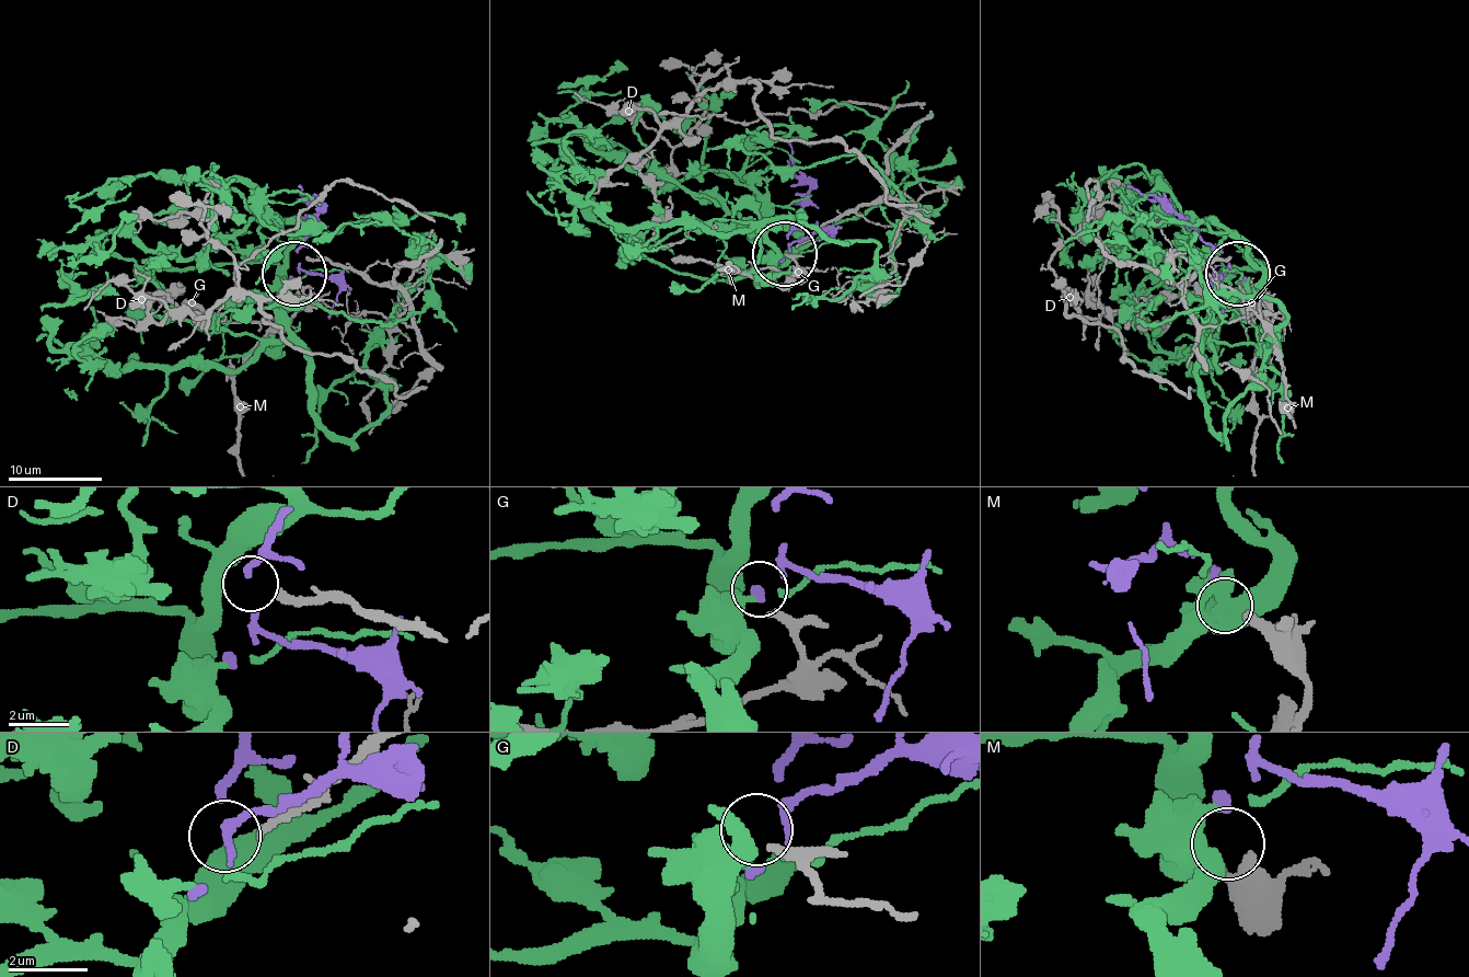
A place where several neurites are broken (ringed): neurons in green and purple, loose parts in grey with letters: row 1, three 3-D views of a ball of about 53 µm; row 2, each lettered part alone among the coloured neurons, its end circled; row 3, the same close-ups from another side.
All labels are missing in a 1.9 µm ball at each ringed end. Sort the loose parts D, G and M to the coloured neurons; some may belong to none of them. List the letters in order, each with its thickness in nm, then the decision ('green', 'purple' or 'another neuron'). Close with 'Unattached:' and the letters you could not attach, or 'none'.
D: calibre 240 nm; another neuron
G: calibre 240 nm; another neuron
M: calibre 380 nm; purple
Unattached: D, G

